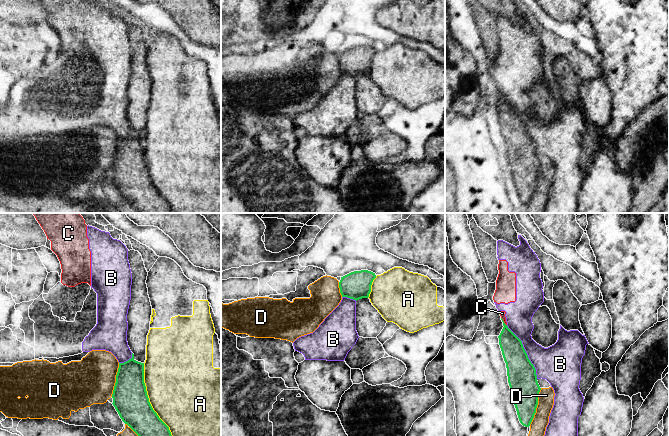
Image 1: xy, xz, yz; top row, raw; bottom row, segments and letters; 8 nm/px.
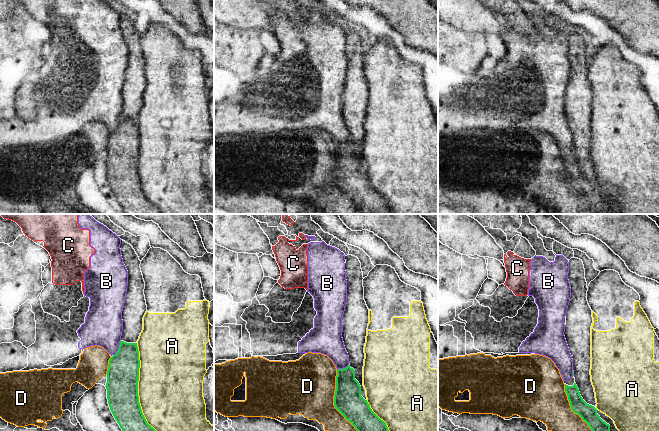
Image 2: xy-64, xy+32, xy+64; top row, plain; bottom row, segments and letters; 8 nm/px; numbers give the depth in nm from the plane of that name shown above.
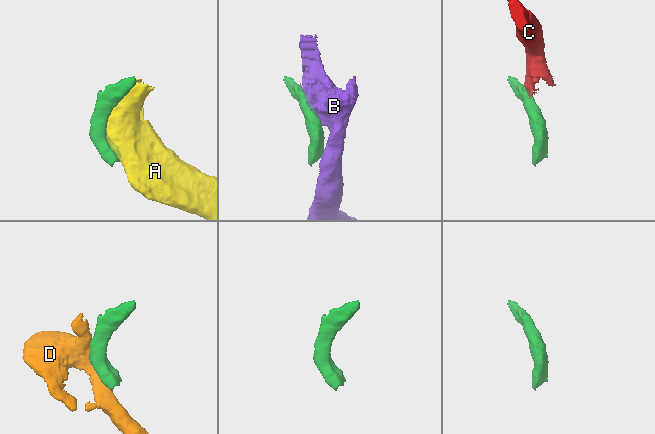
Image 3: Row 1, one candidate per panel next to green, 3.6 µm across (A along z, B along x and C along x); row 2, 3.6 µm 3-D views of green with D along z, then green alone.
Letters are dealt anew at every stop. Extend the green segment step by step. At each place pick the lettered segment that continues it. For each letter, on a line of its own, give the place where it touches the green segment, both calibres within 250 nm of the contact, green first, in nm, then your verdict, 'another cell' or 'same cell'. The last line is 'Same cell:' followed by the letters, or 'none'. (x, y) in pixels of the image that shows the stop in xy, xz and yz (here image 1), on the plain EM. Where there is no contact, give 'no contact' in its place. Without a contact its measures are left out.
A: meets green in xy at (148, 176); 280 nm thick on the green side, 480 nm on the other; another cell
B: meets green in yz at (525, 128); 240 nm thick on the green side, 280 nm on the other; another cell
C: meets green in yz at (503, 97); 180 nm thick on the green side, 50 nm on the other; another cell
D: meets green in yz at (536, 183); 220 nm thick on the green side, 130 nm on the other; another cell
Same cell: none

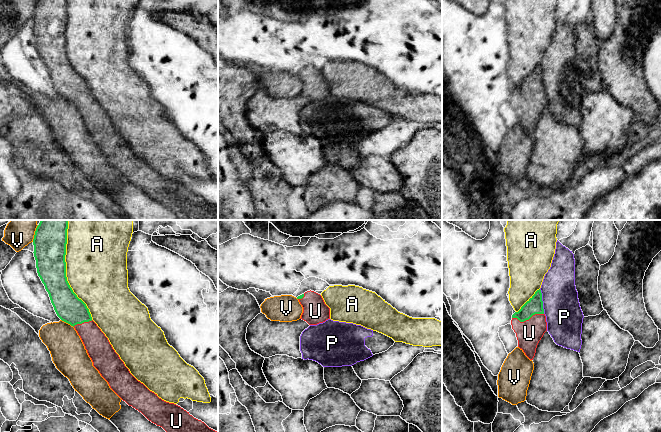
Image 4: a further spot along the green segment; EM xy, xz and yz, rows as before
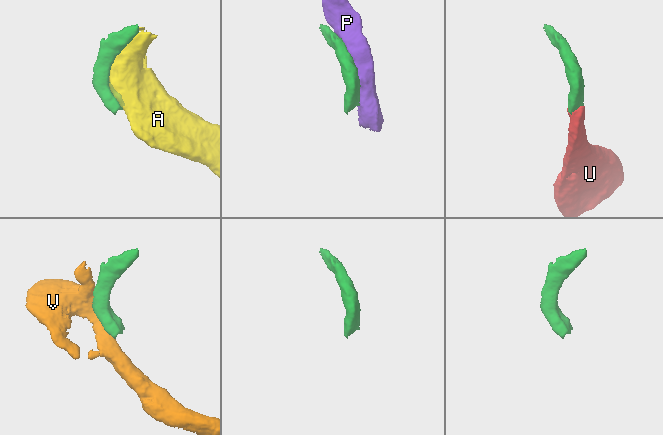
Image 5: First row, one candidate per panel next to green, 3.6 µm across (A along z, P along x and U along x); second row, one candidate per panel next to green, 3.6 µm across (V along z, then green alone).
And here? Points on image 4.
A: meets green in xy at (65, 48); 260 nm thick on the green side, 500 nm on the other; another cell
P: meets green in yz at (542, 77); 130 nm thick on the green side, 300 nm on the other; another cell
U: meets green in yz at (527, 95); 130 nm thick on the green side, 200 nm on the other; same cell
V: meets green in xy at (67, 98); 220 nm thick on the green side, 280 nm on the other; another cell
Same cell: U

